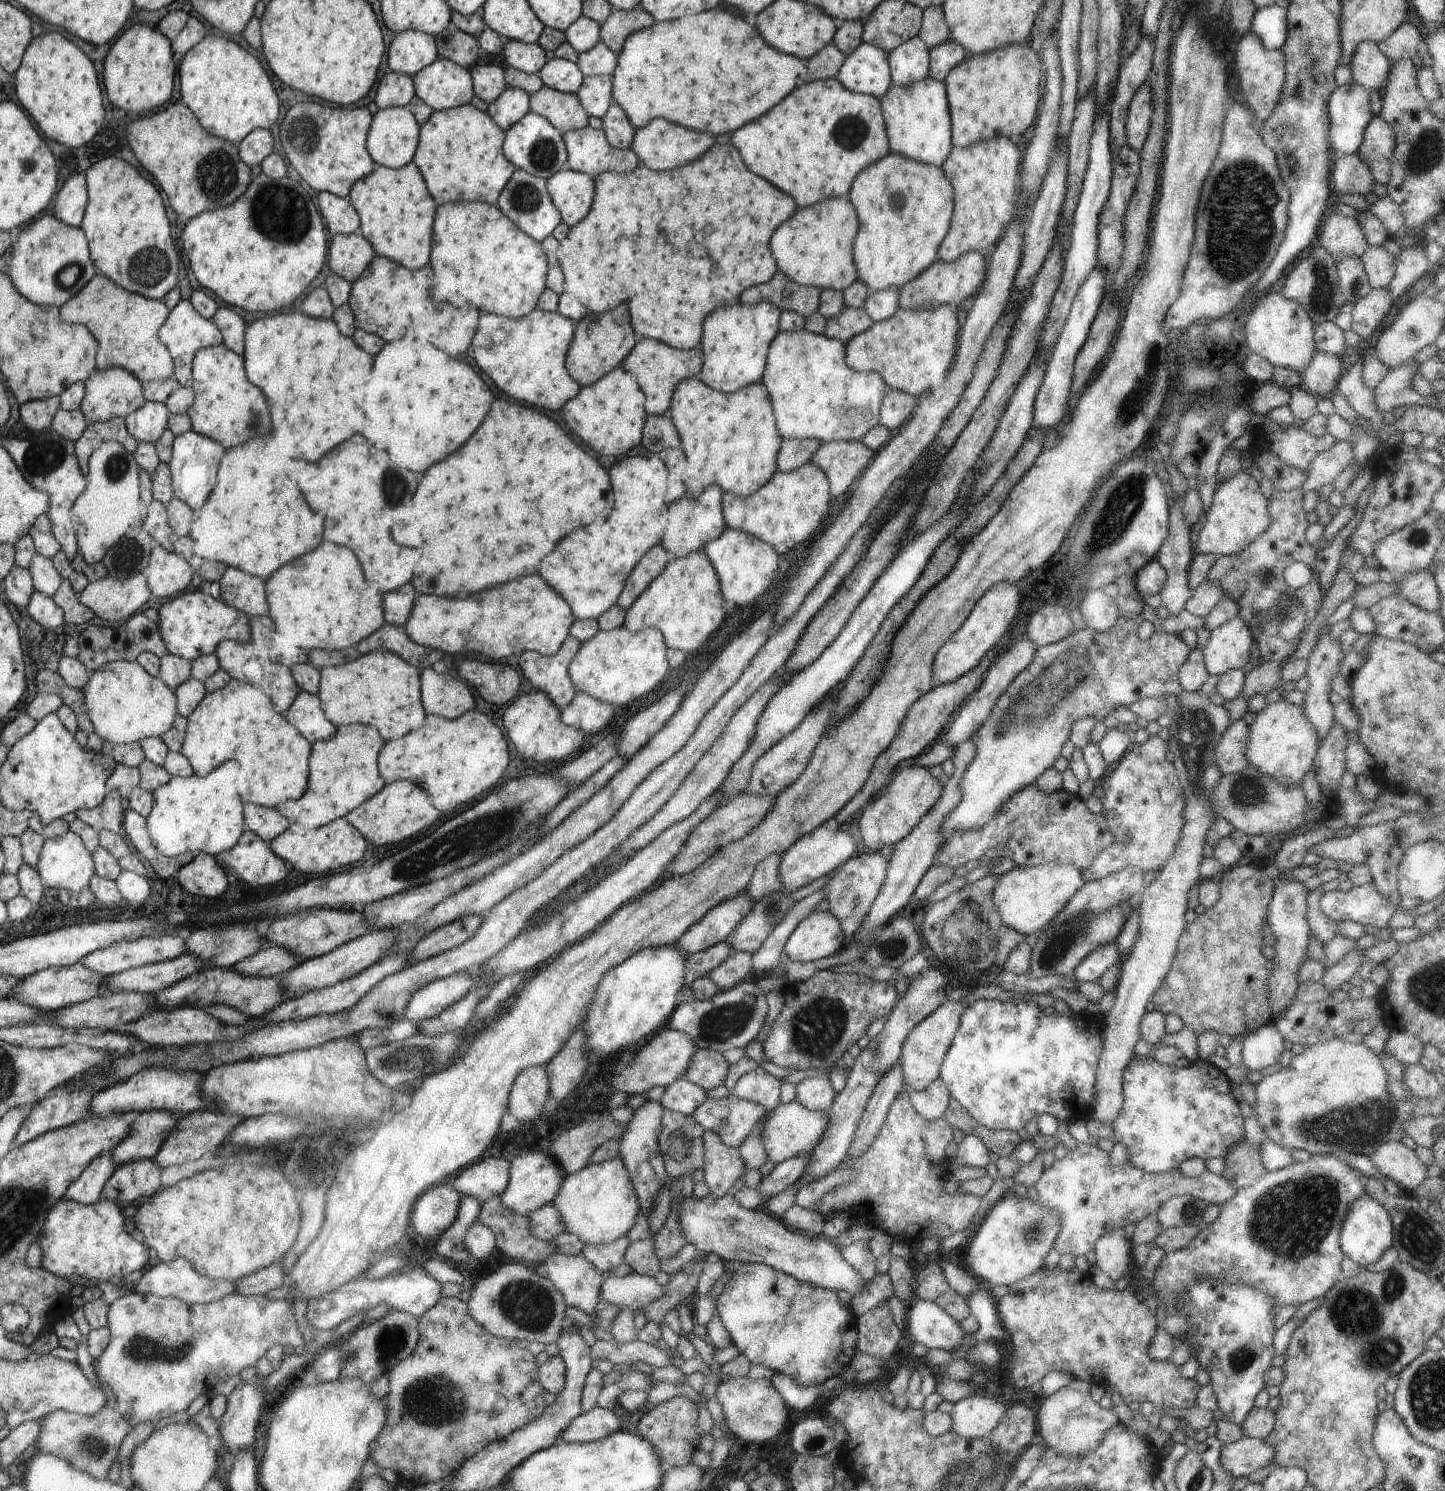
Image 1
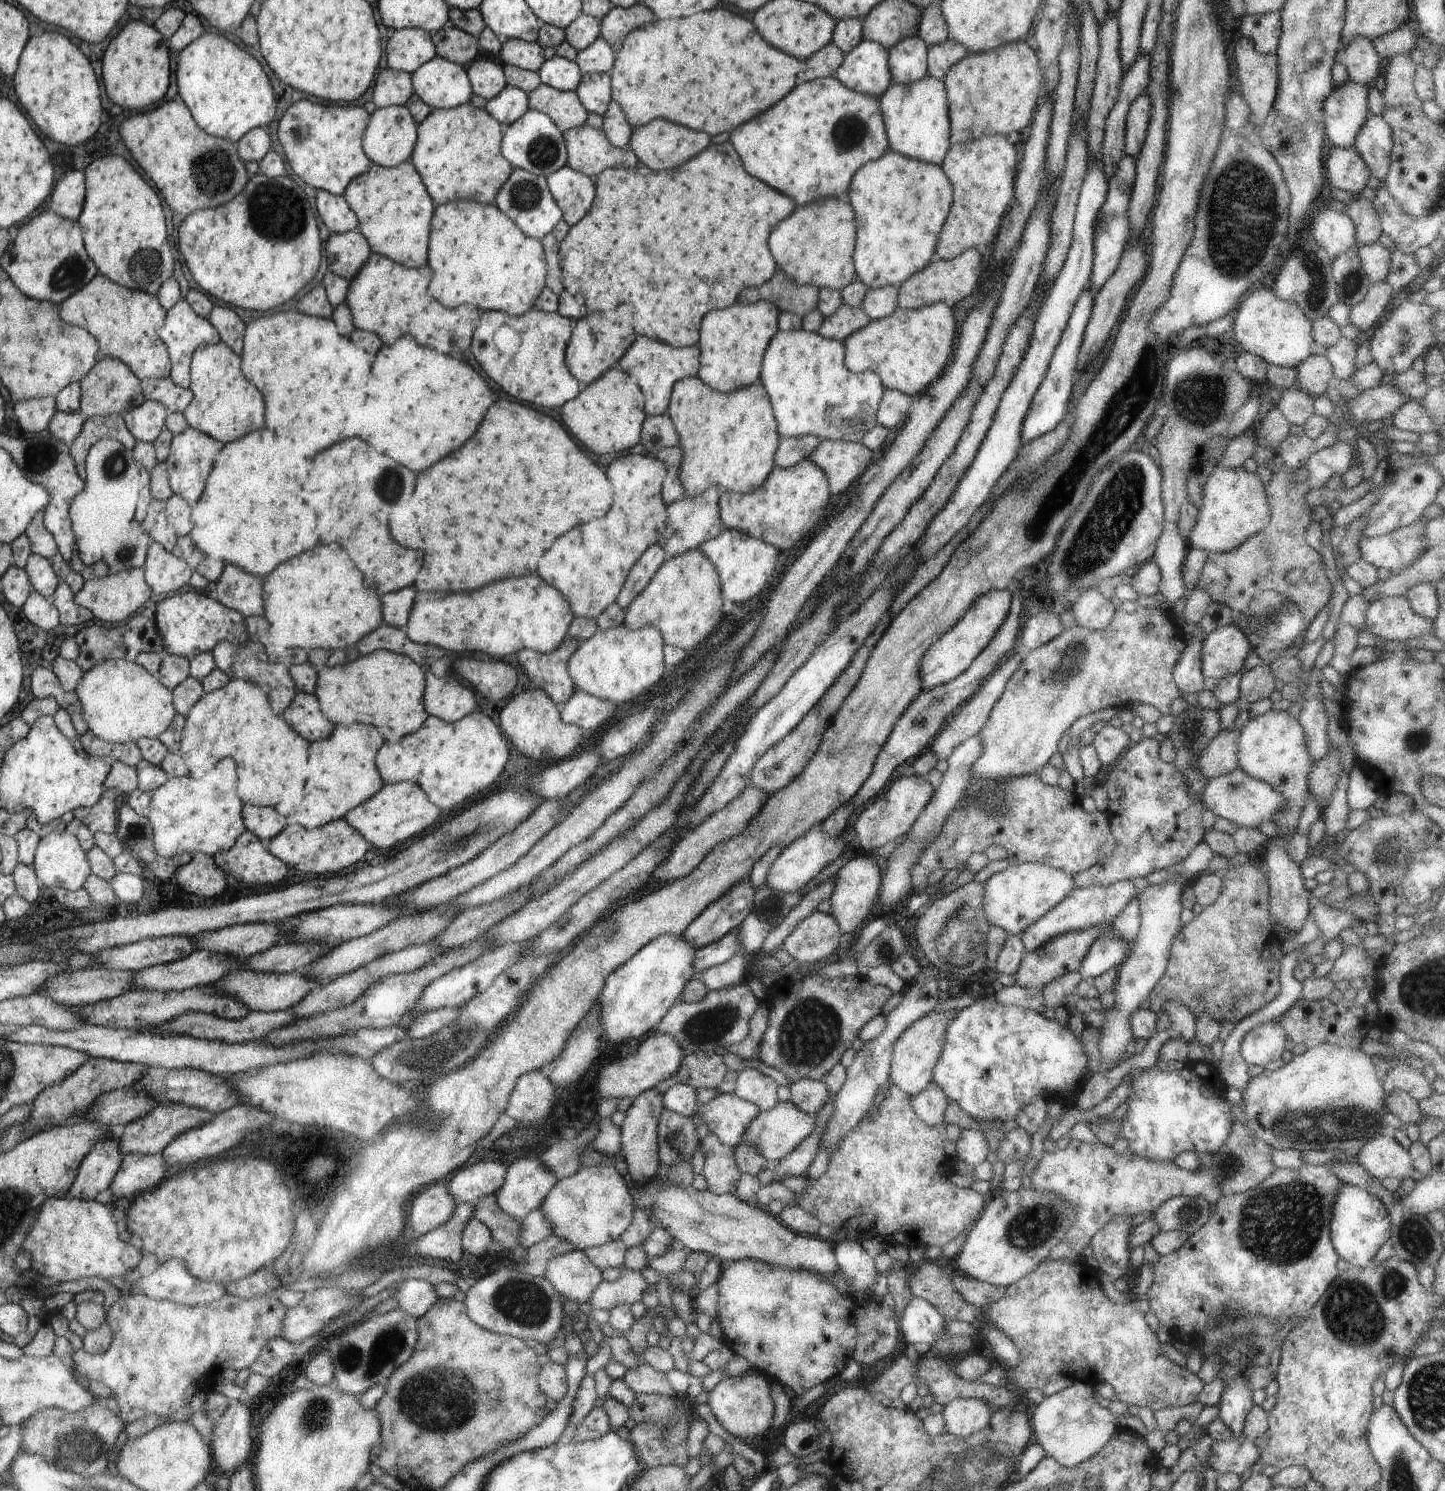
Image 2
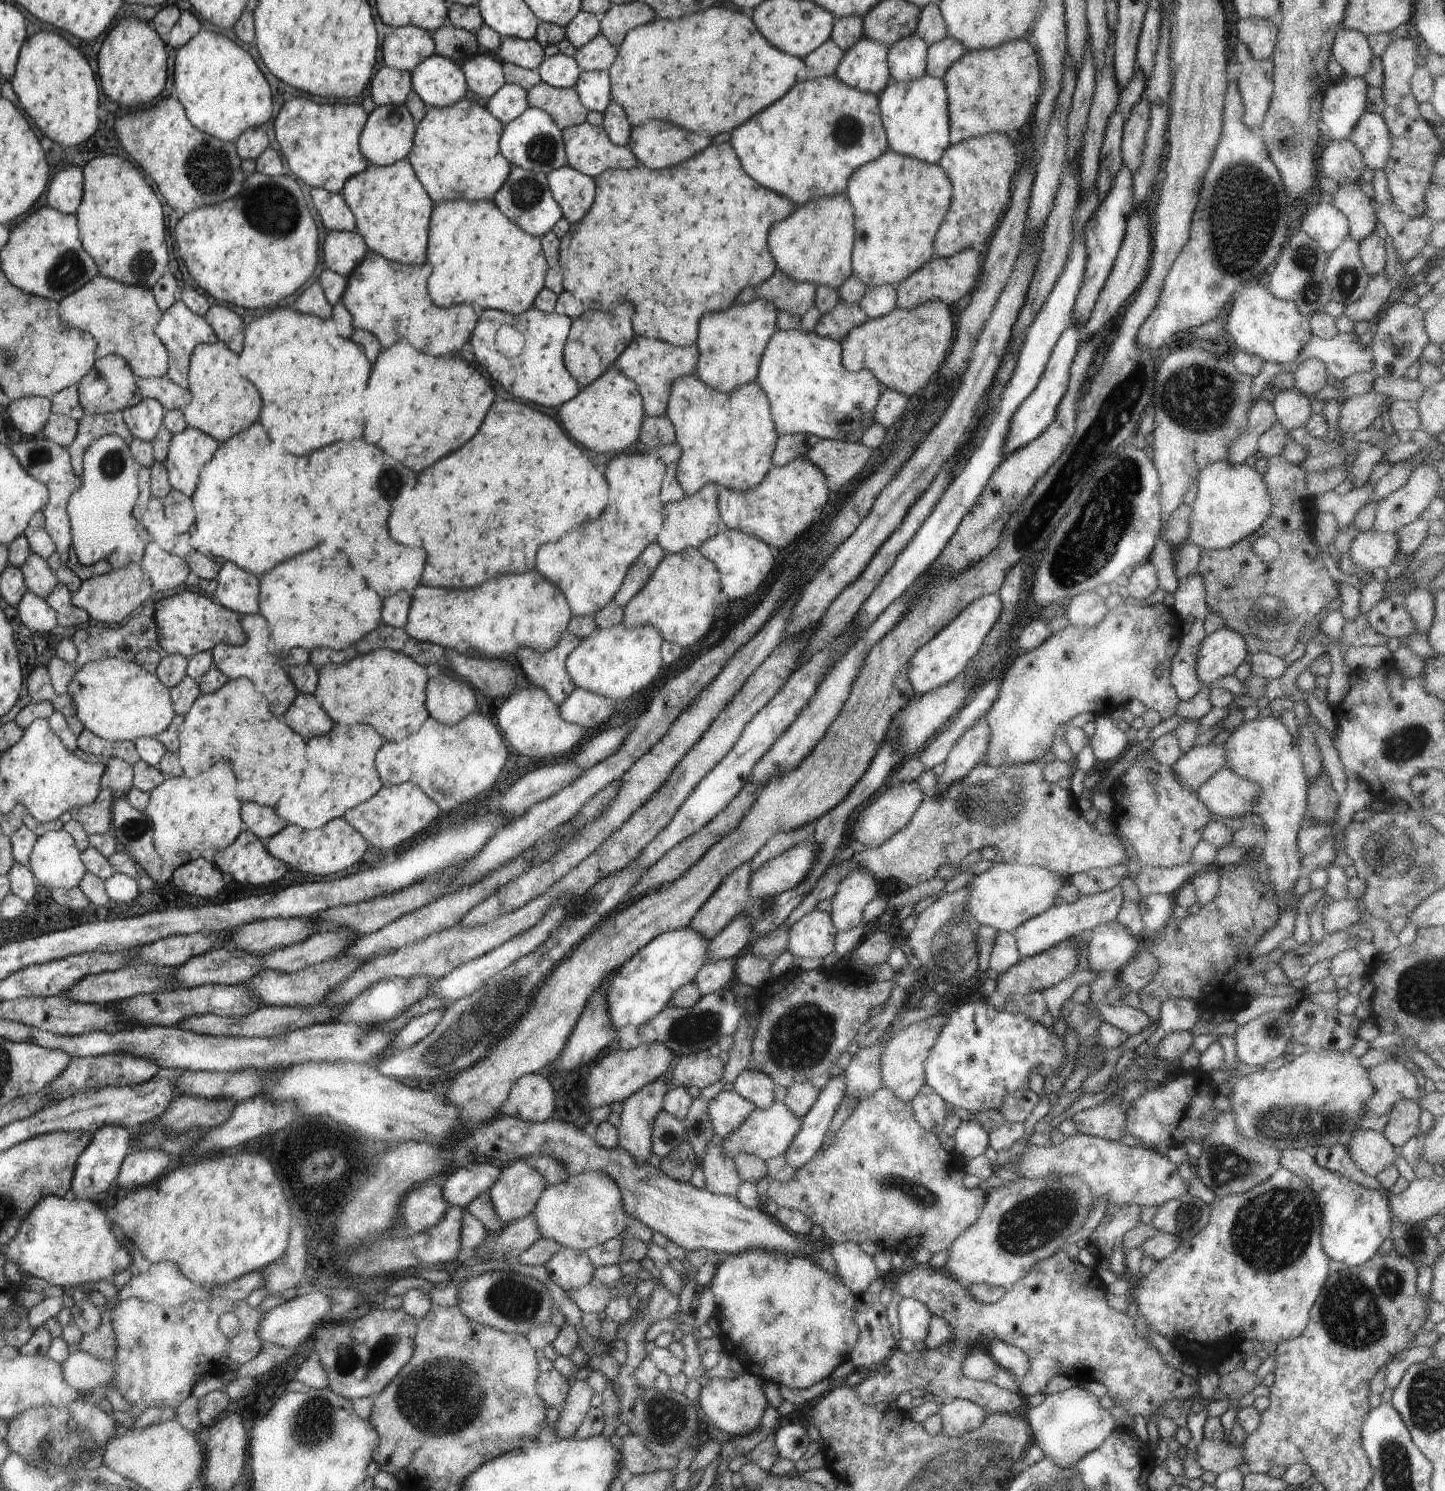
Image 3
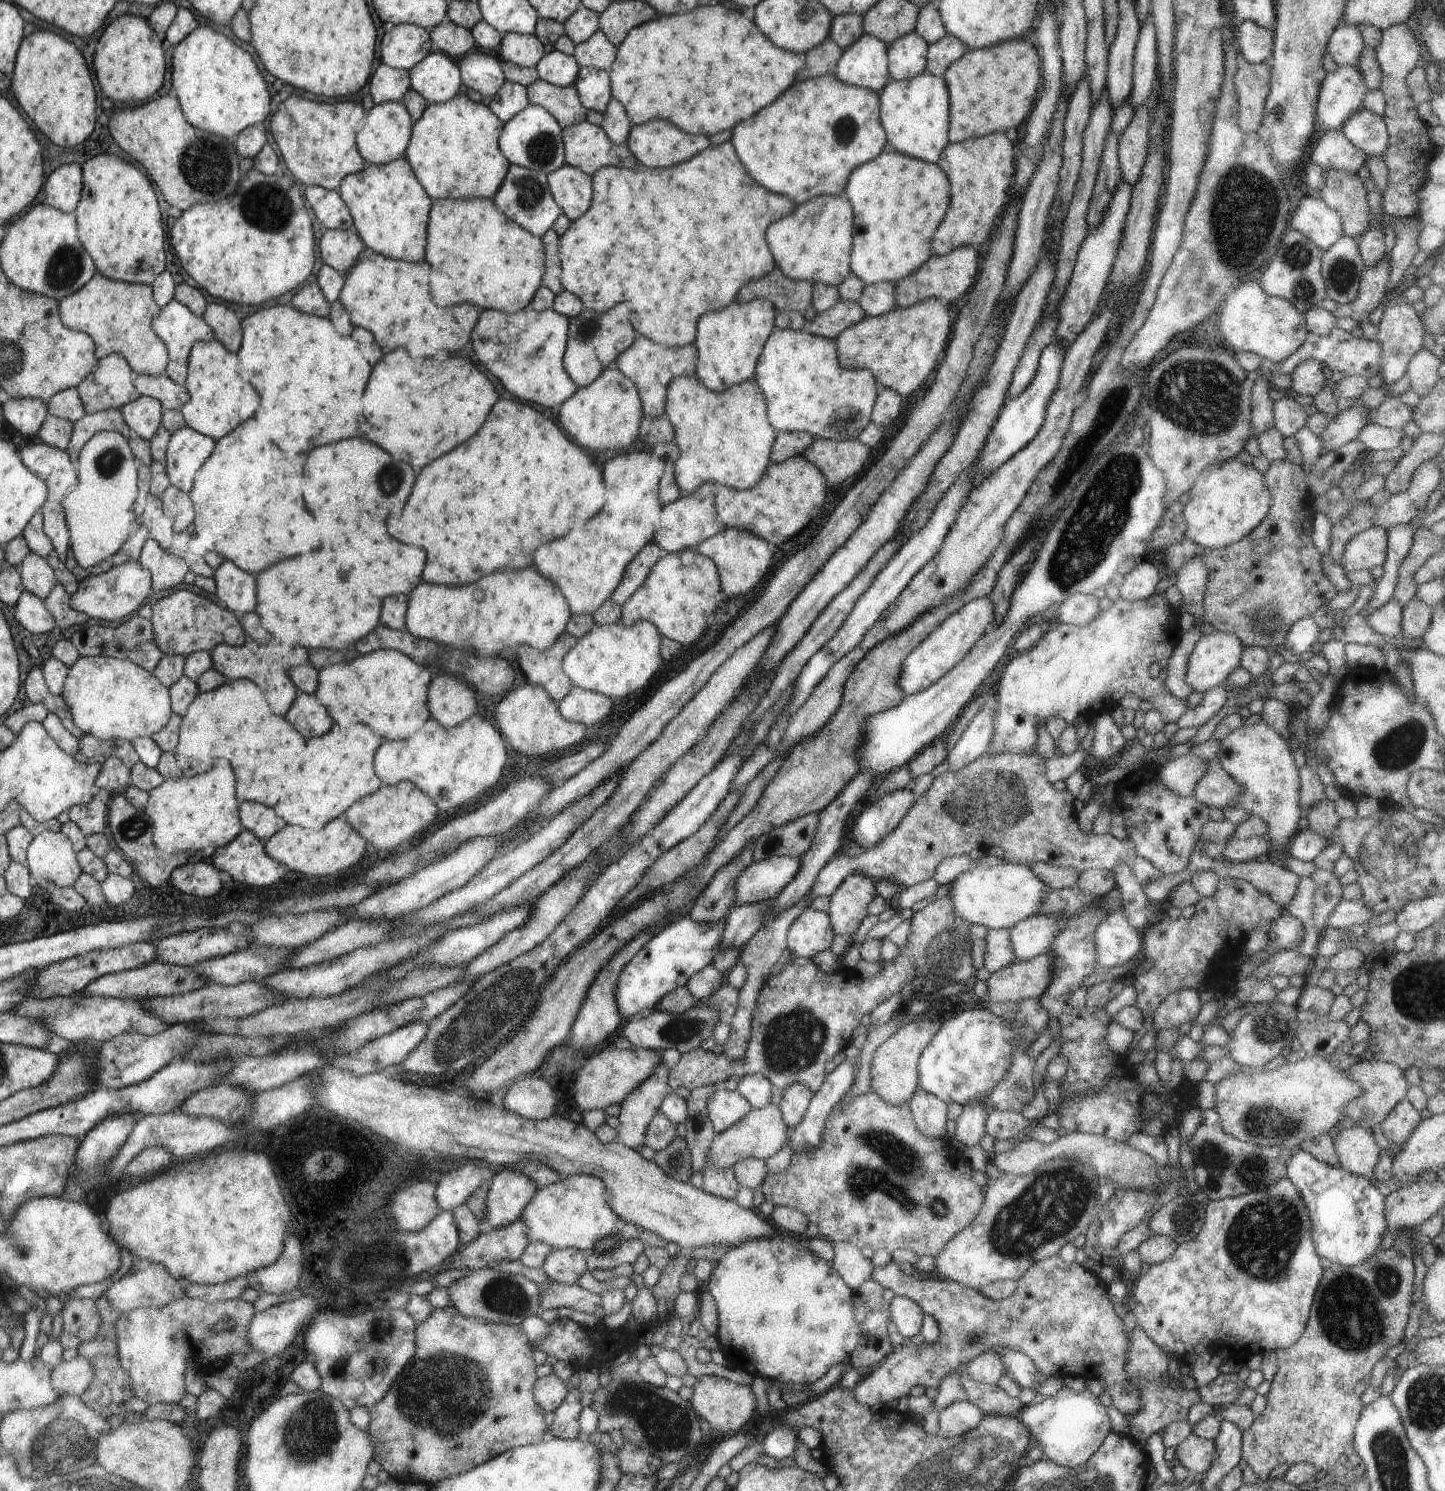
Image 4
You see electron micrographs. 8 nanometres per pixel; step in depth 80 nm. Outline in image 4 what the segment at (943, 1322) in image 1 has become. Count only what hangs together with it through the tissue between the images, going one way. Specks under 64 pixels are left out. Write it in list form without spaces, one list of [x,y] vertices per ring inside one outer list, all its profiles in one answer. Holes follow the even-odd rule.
[[[896,1295],[890,1303],[890,1315],[898,1332],[905,1339],[920,1334],[924,1312],[916,1302]]]

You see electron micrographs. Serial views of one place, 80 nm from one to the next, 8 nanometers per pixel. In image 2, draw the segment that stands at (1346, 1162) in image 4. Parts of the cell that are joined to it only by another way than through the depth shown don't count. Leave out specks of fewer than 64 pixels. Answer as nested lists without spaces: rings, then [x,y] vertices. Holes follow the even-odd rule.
[[[1390,1134],[1376,1135],[1366,1140],[1359,1148],[1356,1158],[1364,1170],[1367,1170],[1372,1176],[1380,1180],[1386,1177],[1392,1177],[1399,1178],[1401,1181],[1403,1178],[1408,1178],[1410,1176],[1410,1170],[1414,1169],[1408,1149],[1399,1145]]]

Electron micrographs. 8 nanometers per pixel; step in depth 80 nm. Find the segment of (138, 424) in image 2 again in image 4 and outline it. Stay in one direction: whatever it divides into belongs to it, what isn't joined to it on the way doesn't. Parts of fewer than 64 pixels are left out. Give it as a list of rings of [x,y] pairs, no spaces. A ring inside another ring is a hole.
[[[140,395],[134,402],[120,408],[124,420],[131,428],[132,435],[147,441],[153,438],[160,428],[160,416],[163,416],[160,403],[152,397]]]

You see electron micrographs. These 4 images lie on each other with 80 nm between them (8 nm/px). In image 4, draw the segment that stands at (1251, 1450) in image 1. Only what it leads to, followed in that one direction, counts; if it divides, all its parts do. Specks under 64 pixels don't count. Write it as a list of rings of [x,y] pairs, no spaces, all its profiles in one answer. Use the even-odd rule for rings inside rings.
[[[1191,1434],[1175,1448],[1175,1458],[1184,1468],[1188,1468],[1193,1475],[1206,1474],[1214,1462],[1216,1444],[1212,1440],[1199,1438]]]

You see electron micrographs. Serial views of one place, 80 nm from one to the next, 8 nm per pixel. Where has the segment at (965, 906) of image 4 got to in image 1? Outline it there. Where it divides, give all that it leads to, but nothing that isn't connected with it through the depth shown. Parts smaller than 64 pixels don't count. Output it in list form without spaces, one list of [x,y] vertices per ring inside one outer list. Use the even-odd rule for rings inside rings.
[[[1057,862],[1014,867],[1004,873],[993,888],[992,902],[997,908],[1001,924],[1029,935],[1033,932],[1046,930],[1047,924],[1071,901],[1075,892],[1084,886],[1082,870],[1076,865]]]

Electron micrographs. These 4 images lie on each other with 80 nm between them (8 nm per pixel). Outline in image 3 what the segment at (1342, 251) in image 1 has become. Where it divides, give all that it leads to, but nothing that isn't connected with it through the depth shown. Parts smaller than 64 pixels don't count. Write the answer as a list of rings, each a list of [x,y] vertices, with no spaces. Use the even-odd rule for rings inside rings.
[[[1332,203],[1312,204],[1301,220],[1304,231],[1327,254],[1349,238],[1349,222]]]

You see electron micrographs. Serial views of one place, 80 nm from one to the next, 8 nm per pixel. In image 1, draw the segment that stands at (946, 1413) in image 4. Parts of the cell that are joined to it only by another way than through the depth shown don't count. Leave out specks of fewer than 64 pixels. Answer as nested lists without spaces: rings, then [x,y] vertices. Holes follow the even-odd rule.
[[[972,1395],[953,1404],[951,1430],[966,1440],[982,1438],[998,1426],[1008,1409],[996,1396]]]

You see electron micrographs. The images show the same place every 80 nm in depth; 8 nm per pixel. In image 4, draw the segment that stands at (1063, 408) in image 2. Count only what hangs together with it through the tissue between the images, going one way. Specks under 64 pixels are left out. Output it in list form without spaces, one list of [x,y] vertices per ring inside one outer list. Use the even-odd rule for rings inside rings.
[[[1058,340],[1050,346],[1047,345],[1043,349],[1038,362],[1039,371],[1028,388],[1021,395],[1008,397],[1005,401],[994,426],[992,426],[992,432],[990,432],[979,455],[978,474],[981,477],[979,482],[982,478],[992,476],[1000,466],[1013,458],[1021,449],[1024,449],[1039,434],[1047,414],[1048,400],[1050,400],[1052,394],[1055,394],[1060,379],[1066,351],[1067,348],[1062,347]]]

